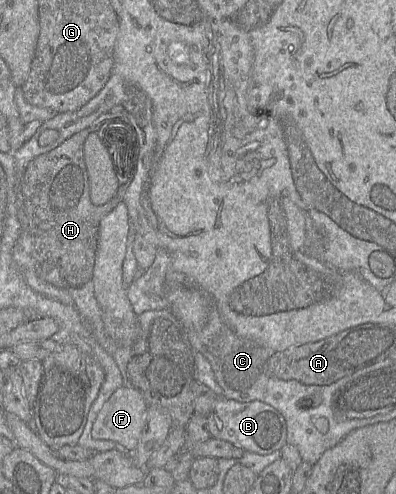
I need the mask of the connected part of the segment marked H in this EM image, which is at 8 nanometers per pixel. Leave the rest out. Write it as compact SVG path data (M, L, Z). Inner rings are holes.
M83 129L66 139L53 150L41 154L29 162L23 178L23 196L27 216L28 231L32 238L32 257L39 263L56 264L68 286L79 288L92 280L95 254L98 244L98 231L101 219L123 201L130 183L122 183L112 199L96 206L90 200L90 184L84 161L84 142L90 133L96 131Z

